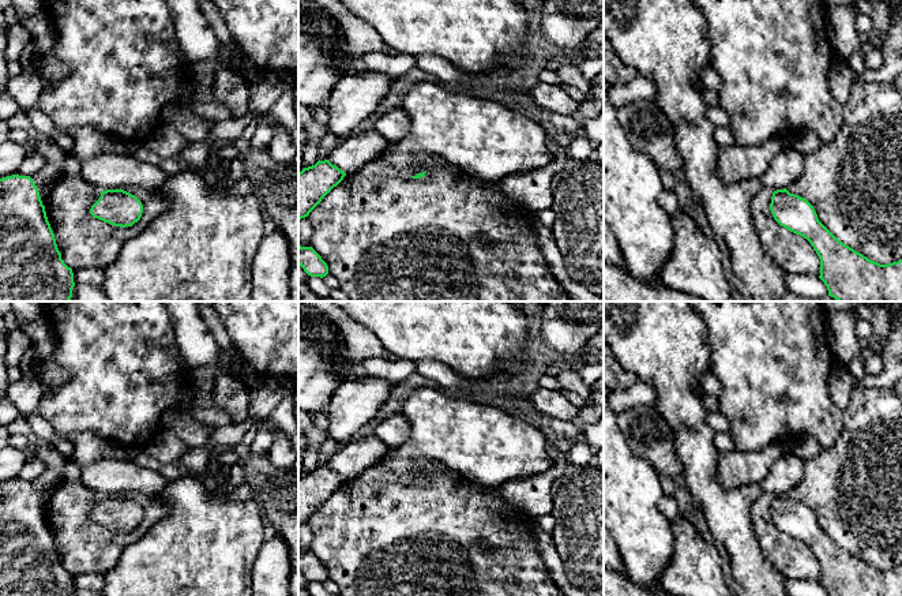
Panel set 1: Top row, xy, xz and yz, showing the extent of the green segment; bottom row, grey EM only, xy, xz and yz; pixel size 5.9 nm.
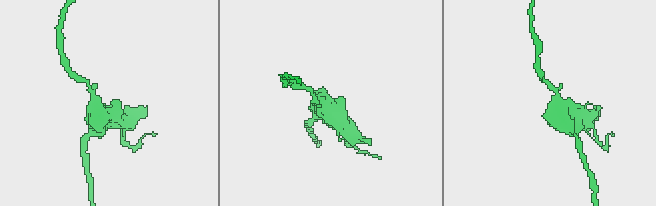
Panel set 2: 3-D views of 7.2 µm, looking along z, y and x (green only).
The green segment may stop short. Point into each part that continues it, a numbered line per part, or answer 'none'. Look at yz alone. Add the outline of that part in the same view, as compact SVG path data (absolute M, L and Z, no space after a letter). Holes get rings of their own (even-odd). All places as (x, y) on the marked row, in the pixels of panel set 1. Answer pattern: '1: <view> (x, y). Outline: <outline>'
none

